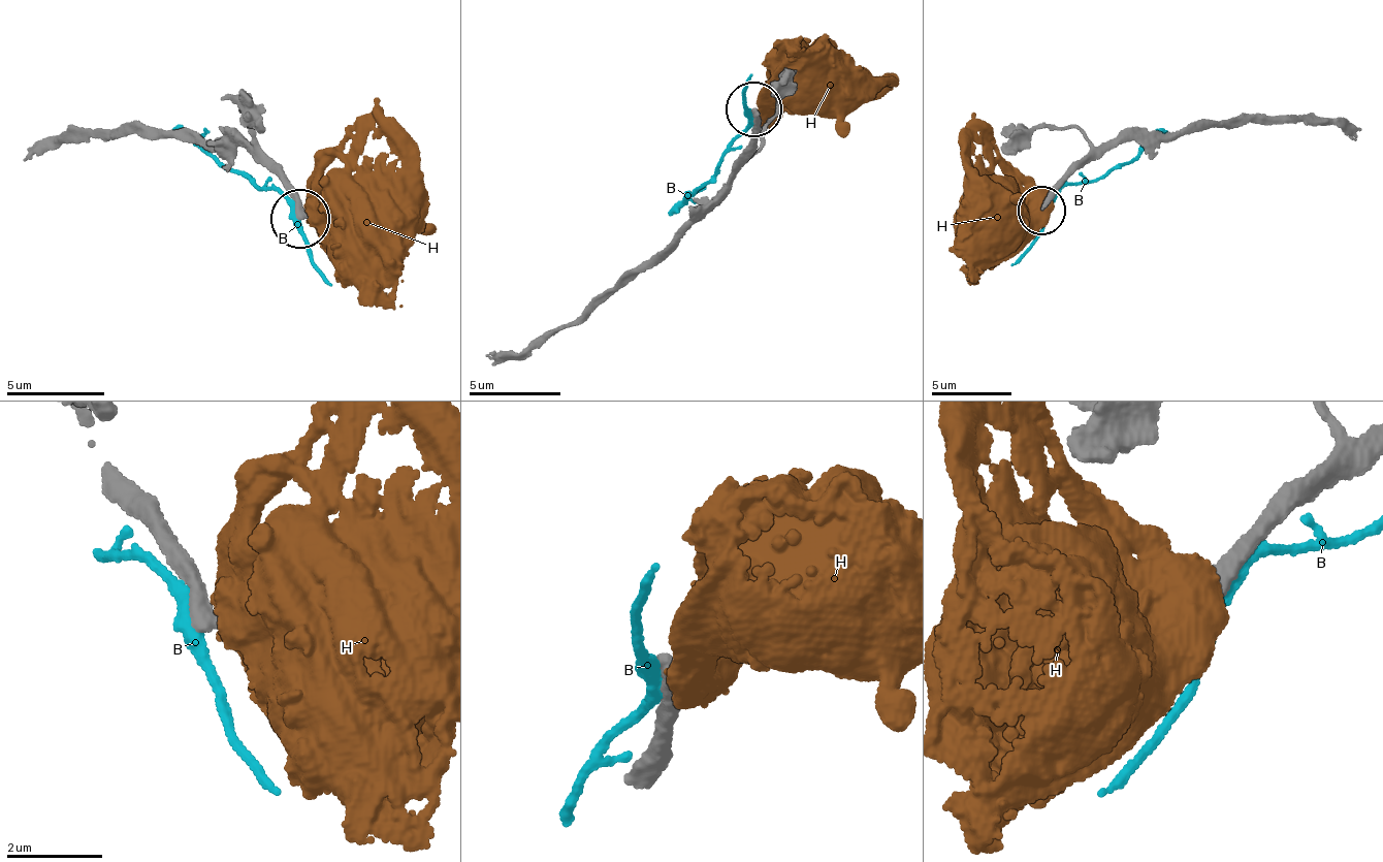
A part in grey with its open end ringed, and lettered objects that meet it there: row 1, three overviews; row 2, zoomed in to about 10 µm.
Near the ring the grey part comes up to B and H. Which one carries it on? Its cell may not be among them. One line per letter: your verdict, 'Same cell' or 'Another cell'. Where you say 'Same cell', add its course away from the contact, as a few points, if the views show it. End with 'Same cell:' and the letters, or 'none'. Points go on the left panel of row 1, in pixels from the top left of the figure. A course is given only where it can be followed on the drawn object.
B: Another cell
H: Another cell
Same cell: none

